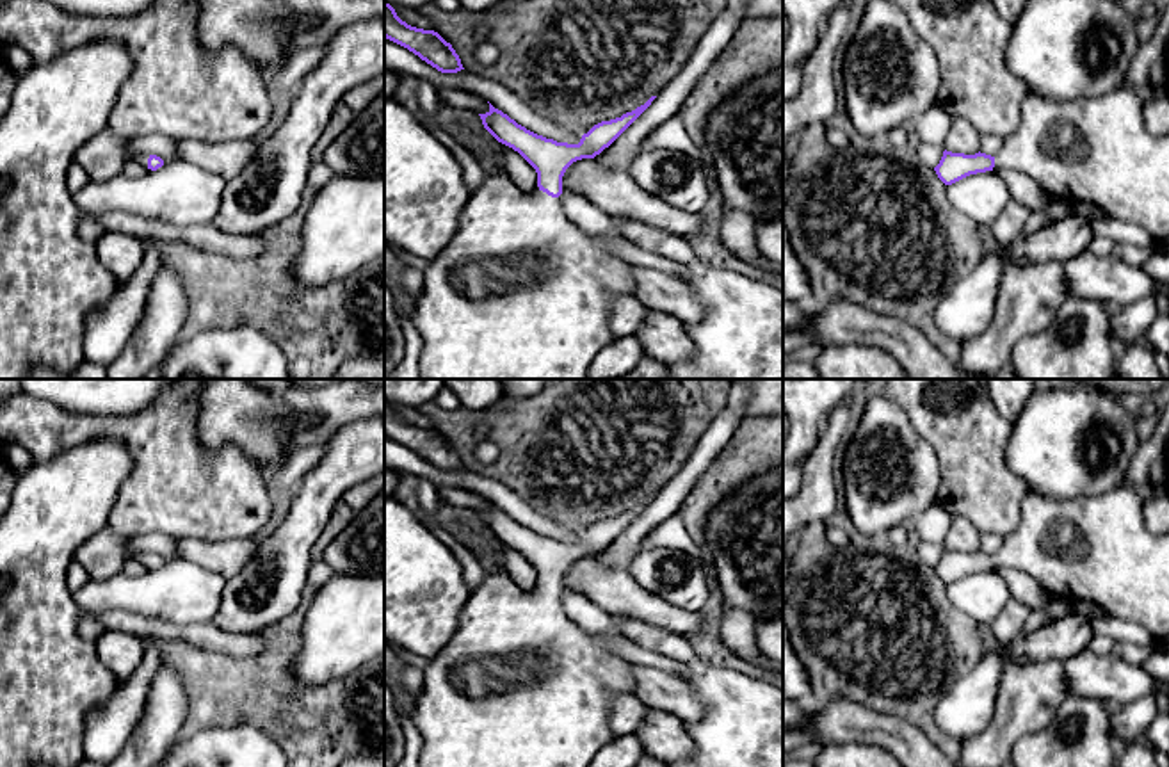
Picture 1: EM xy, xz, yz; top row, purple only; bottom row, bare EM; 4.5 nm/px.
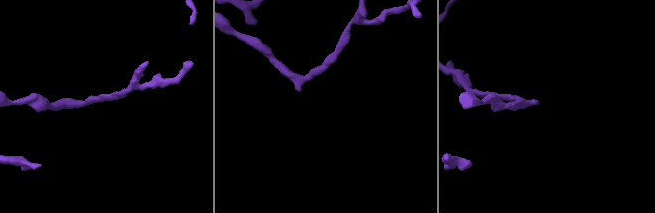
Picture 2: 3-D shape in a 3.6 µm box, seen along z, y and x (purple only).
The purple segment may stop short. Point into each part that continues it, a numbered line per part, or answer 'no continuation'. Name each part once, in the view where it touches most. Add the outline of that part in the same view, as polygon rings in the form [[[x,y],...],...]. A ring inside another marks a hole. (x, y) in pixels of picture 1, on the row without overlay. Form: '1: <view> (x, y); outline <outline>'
1: xz (518, 684); outline [[[488,573],[479,589],[464,603],[457,630],[445,648],[429,658],[423,669],[423,687],[411,710],[411,719],[422,735],[420,767],[589,767],[594,756],[610,744],[616,735],[610,731],[610,701],[617,694],[633,694],[637,664],[614,653],[603,641],[587,634],[569,619],[557,596],[539,589],[521,591],[509,575]]]

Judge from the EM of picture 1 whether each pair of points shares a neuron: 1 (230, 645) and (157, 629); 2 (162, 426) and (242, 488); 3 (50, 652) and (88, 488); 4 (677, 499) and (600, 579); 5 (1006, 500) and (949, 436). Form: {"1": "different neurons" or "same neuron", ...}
{"1": "same neuron", "2": "same neuron", "3": "same neuron", "4": "different neurons", "5": "same neuron"}

